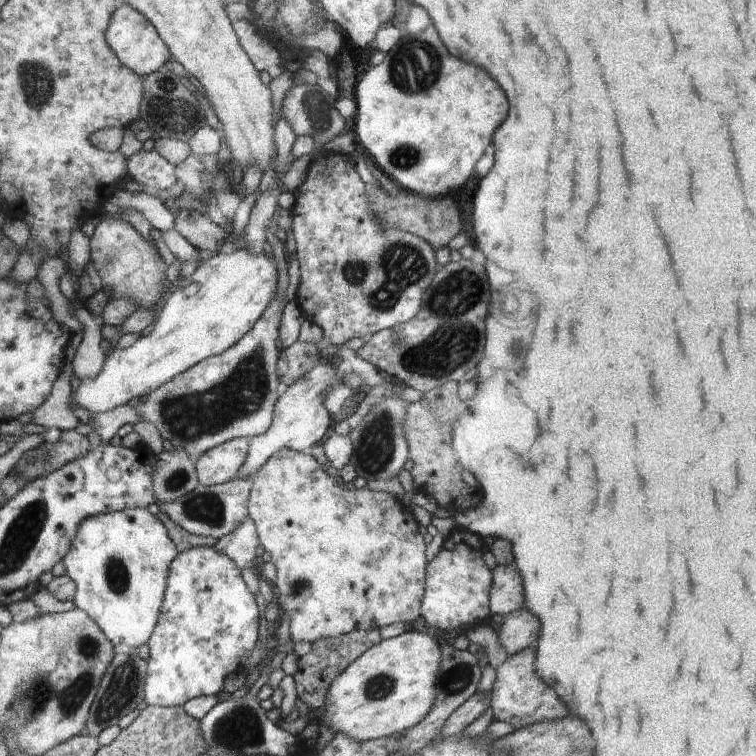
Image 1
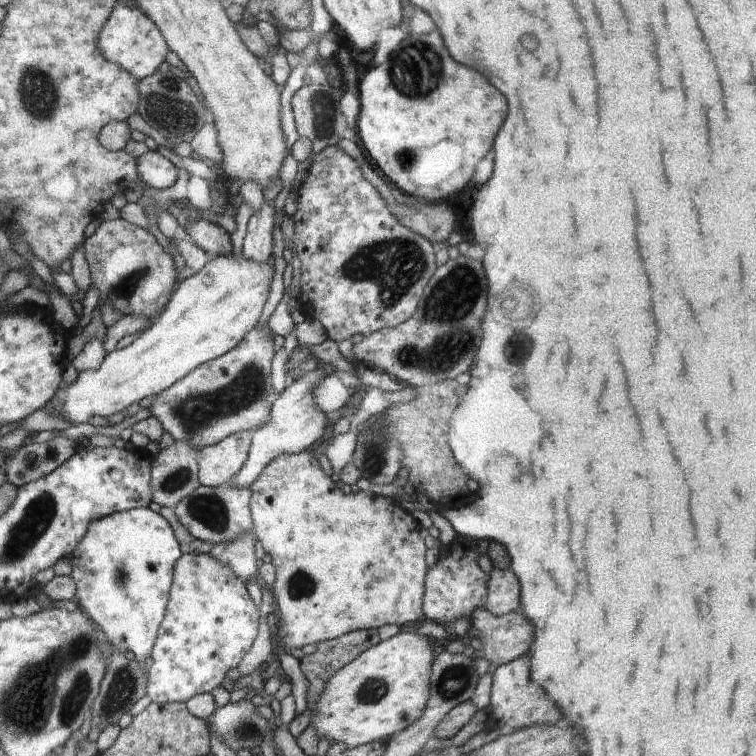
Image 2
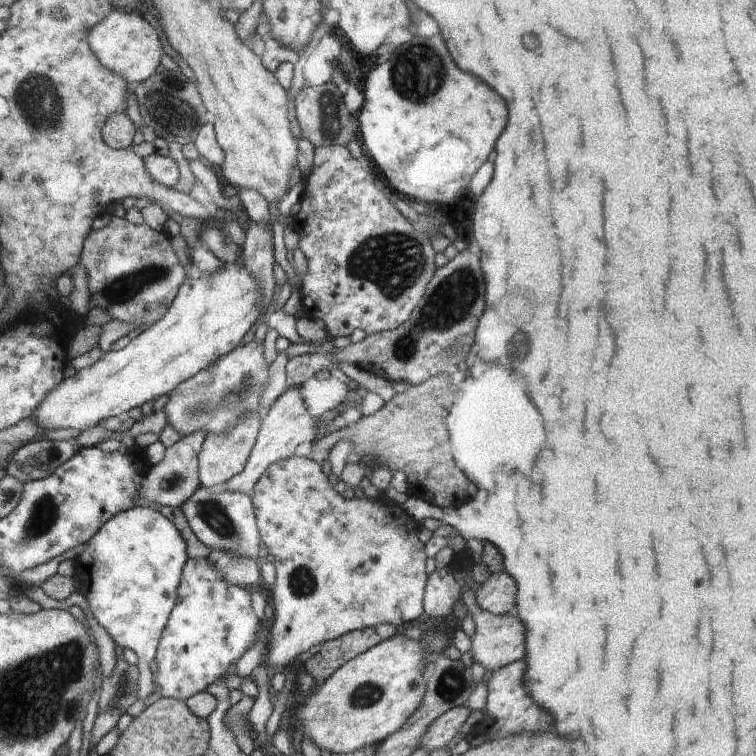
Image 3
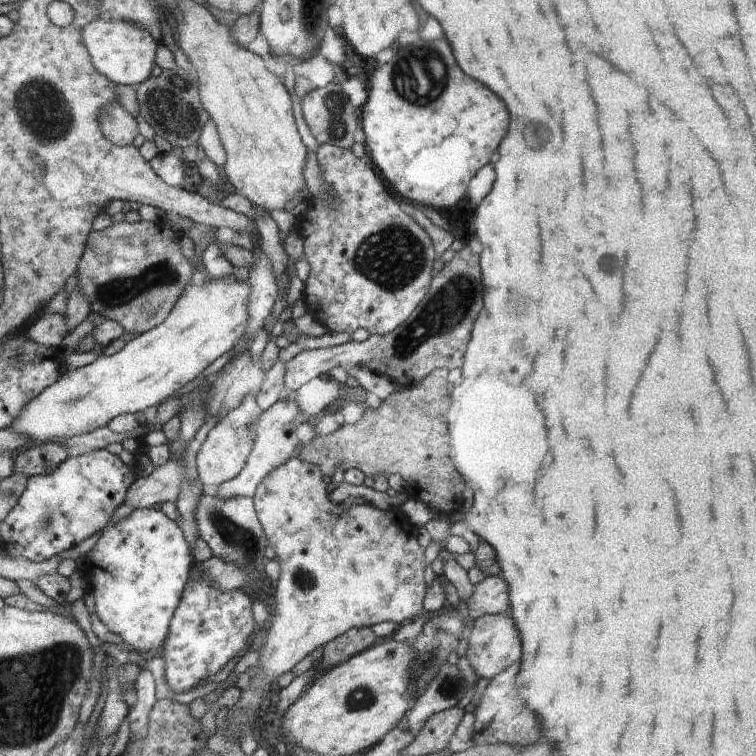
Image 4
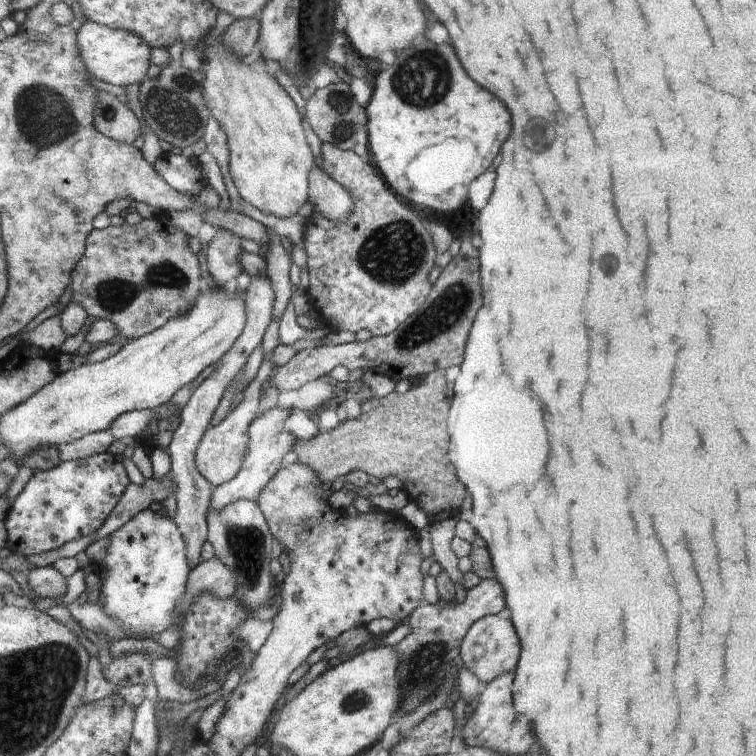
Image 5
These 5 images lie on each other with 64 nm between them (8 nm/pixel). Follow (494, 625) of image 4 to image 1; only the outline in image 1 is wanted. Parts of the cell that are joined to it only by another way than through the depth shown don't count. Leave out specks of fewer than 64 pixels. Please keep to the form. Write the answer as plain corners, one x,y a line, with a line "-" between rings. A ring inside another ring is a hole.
522,608
512,614
504,615
503,619
497,638
509,657
528,649
528,646
532,646
532,642
538,638
540,624
532,611

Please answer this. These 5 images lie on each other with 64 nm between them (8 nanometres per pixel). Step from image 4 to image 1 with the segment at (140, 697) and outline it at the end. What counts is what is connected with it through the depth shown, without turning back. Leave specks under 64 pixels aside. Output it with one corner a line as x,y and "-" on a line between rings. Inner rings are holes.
126,509
86,518
64,558
65,574
76,583
73,603
97,622
122,650
147,644
160,618
168,566
177,557
164,524
148,509

